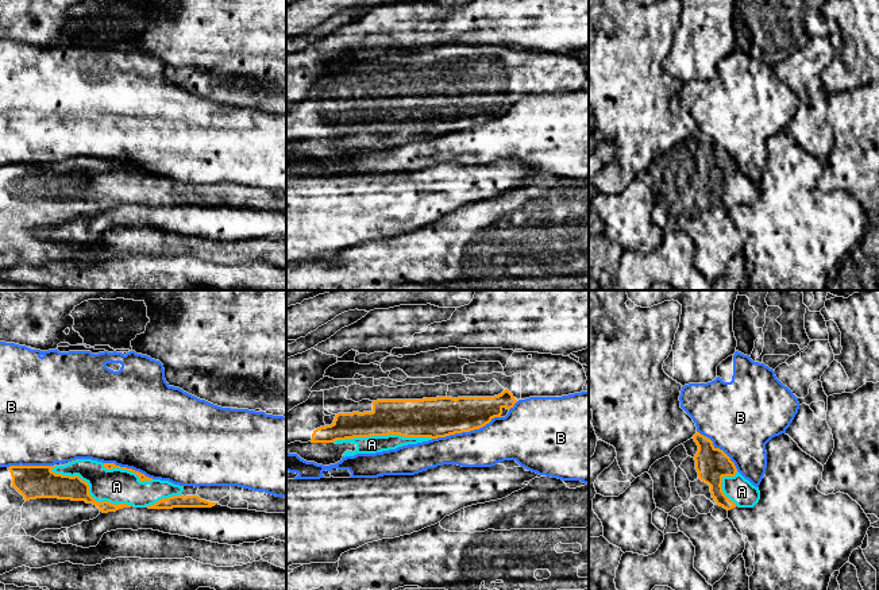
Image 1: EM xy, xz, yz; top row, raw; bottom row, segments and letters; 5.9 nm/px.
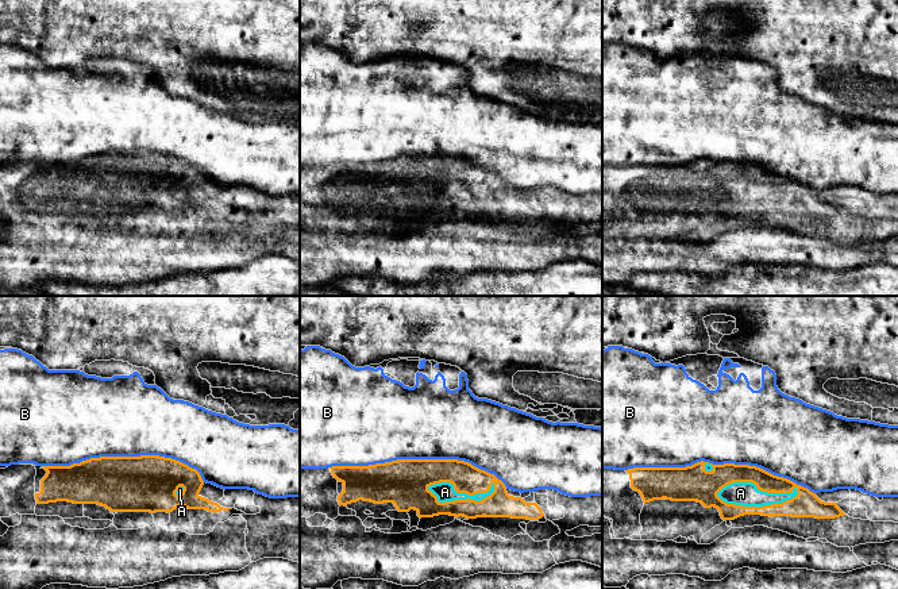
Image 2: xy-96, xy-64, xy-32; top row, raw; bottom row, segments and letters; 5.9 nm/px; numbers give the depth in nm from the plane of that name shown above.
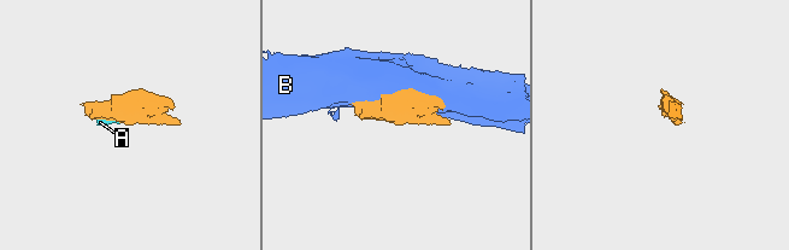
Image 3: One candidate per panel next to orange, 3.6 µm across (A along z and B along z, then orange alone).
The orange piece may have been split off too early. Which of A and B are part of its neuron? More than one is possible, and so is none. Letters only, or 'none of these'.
A

